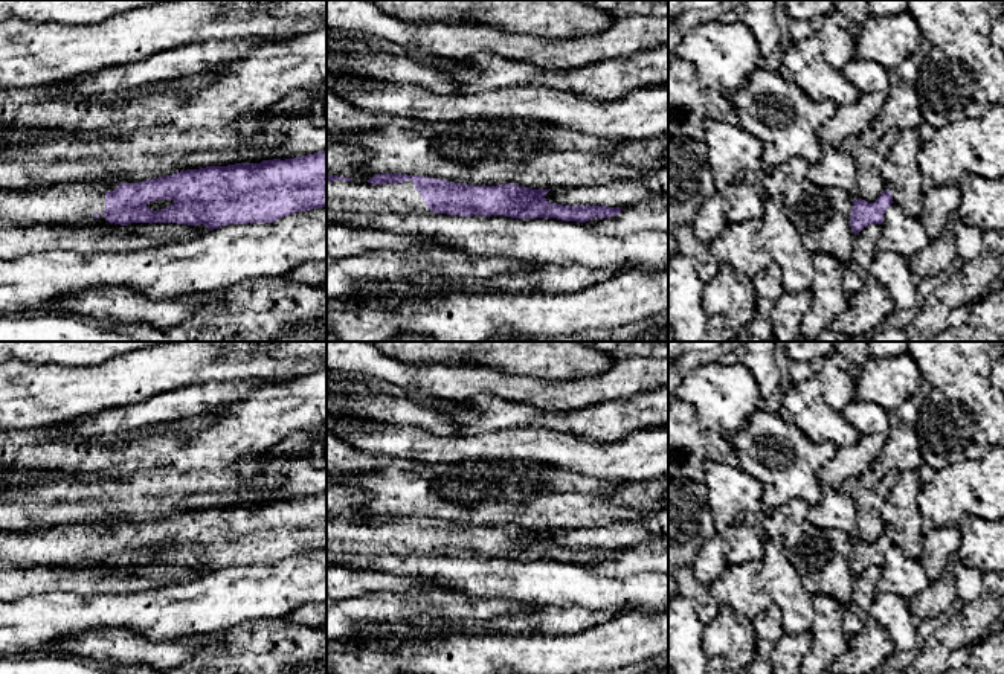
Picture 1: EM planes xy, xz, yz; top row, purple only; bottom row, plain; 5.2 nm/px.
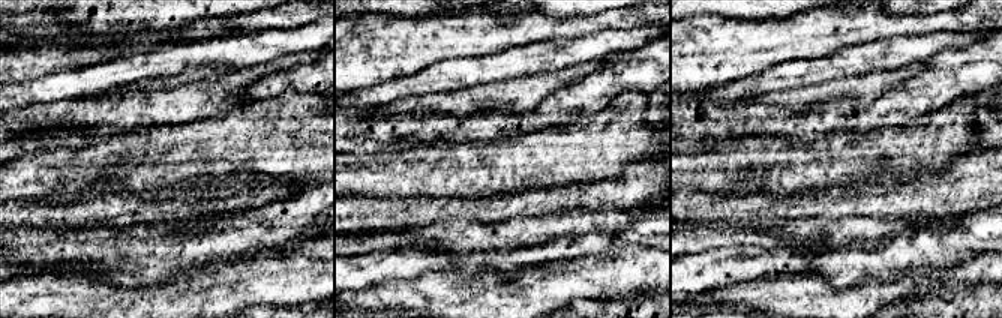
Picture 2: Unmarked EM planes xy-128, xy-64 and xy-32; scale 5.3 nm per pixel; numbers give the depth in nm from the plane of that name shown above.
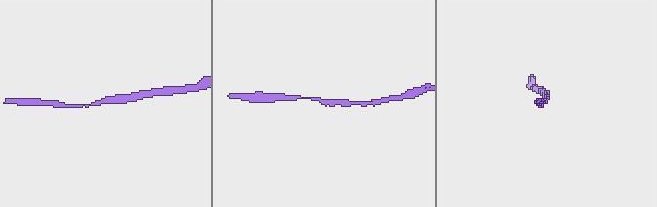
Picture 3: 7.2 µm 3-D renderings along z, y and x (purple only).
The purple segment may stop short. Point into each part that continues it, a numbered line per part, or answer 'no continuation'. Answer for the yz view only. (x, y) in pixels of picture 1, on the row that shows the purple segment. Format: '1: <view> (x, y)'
no continuation

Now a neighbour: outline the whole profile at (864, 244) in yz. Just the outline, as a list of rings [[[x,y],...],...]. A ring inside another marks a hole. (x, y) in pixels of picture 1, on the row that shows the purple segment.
[[[868,224],[853,239],[853,259],[844,268],[842,288],[847,296],[856,294],[864,287],[865,273],[868,271],[874,255],[876,244],[880,238],[882,224]]]

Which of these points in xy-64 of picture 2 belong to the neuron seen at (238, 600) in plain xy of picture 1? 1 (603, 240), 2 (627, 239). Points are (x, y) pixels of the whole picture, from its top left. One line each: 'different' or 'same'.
1: same
2: same

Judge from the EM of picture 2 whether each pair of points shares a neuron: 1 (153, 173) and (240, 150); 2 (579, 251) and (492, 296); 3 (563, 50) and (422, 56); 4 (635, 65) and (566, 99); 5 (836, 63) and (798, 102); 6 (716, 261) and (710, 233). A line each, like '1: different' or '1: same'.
1: same
2: different
3: different
4: same
5: different
6: different

